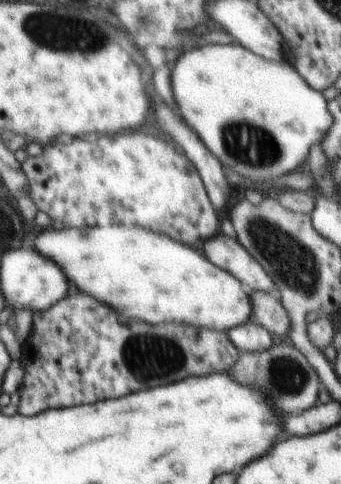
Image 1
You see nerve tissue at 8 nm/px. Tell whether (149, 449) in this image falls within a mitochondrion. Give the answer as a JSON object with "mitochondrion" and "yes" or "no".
{"mitochondrion":"no"}

